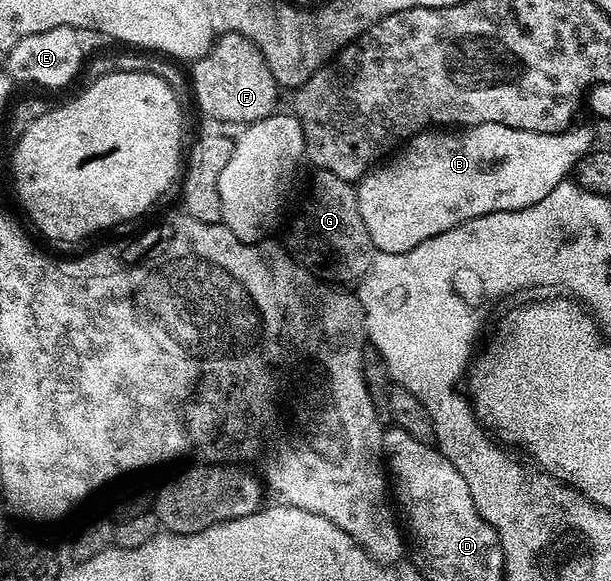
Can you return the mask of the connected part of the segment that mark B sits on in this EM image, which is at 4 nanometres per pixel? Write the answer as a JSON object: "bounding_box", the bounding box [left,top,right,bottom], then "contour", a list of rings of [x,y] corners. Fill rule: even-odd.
{"bounding_box":[357,122,595,253],"contour":[[[499,122],[465,128],[427,128],[414,135],[393,157],[371,170],[357,187],[364,222],[381,253],[408,252],[424,244],[424,240],[440,236],[440,232],[448,232],[468,220],[476,220],[476,216],[523,210],[532,204],[540,204],[552,188],[571,177],[578,162],[595,146],[593,128],[581,124],[558,134],[508,128]]]}

